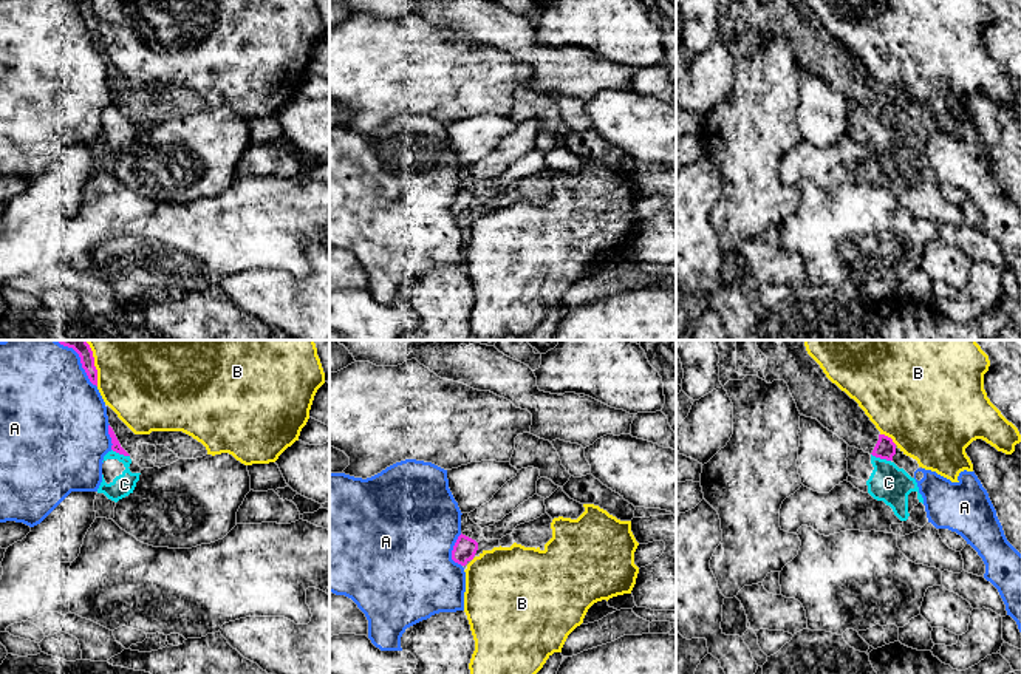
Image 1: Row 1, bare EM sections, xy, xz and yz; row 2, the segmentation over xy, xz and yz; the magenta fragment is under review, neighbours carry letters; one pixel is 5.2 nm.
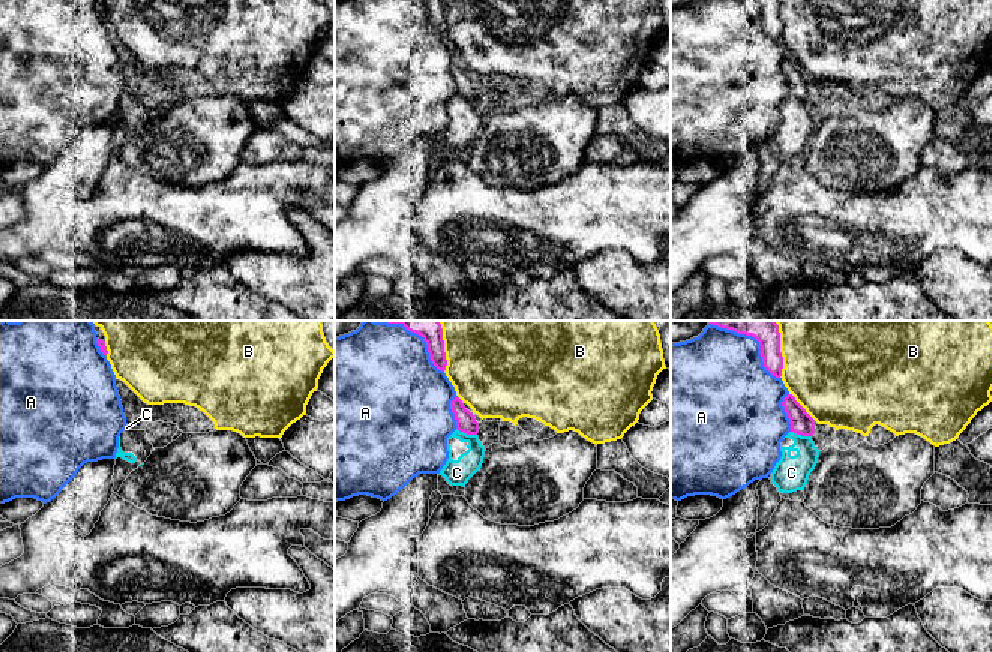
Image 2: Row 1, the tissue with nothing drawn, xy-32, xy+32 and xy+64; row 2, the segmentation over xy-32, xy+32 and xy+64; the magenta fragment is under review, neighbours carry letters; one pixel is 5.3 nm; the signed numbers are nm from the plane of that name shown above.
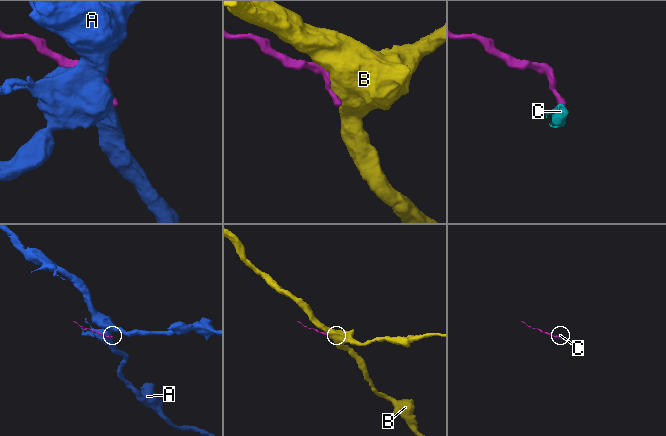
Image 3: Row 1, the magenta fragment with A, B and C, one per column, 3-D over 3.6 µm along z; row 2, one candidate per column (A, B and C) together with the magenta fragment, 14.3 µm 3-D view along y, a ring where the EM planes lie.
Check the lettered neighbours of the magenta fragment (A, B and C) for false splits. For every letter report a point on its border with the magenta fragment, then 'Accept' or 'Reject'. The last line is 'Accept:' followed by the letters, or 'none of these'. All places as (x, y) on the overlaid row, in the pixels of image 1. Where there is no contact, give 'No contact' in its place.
A: Touches magenta at xz (452, 551). Reject
B: Touches magenta at yz (887, 436). Reject
C: Touches magenta at yz (880, 458). Reject
Accept: none of these

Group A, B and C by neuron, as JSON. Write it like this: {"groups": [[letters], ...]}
{"groups": [["A"], ["B"], ["C"]]}

